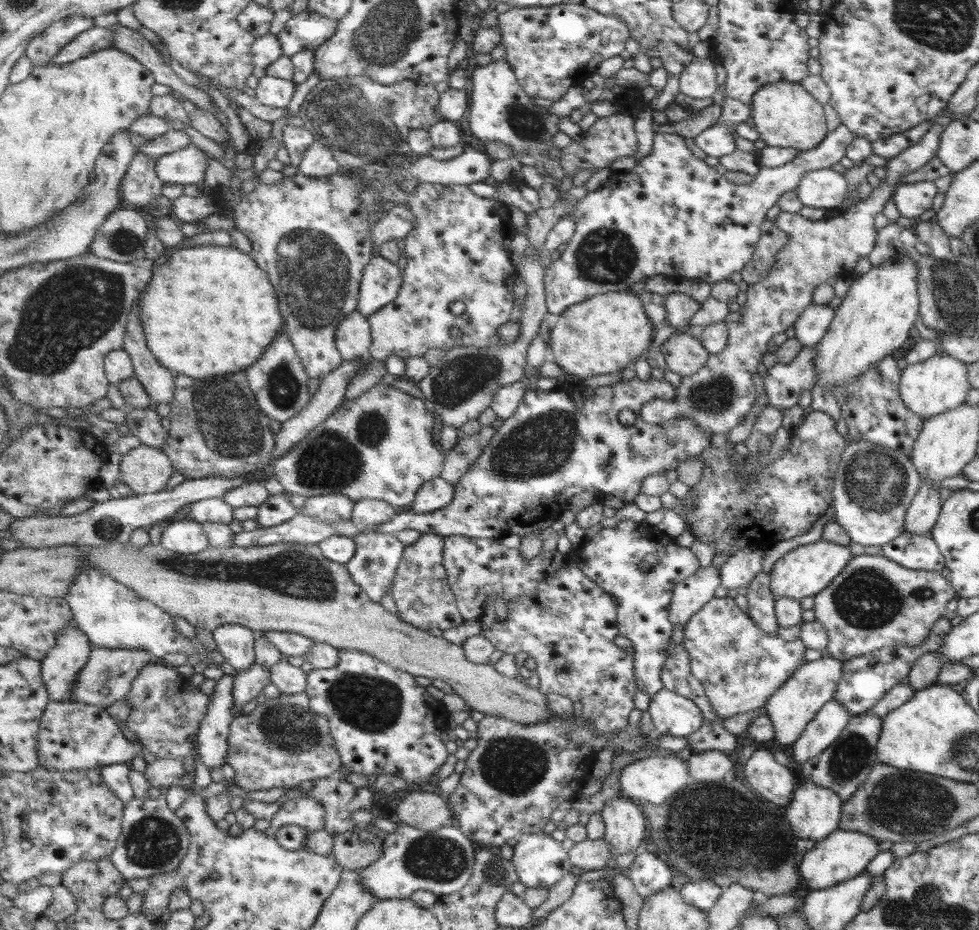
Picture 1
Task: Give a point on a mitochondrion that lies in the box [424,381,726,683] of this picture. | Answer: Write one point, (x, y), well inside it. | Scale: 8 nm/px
(540, 446)

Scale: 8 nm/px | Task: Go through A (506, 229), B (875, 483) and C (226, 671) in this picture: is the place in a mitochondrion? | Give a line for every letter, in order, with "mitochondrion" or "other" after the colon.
A: other
B: mitochondrion
C: other

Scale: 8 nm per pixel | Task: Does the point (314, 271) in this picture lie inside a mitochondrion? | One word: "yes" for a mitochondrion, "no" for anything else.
yes

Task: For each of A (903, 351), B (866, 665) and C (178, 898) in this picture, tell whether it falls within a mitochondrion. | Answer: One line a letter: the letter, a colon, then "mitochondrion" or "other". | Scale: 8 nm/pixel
A: other
B: other
C: other

